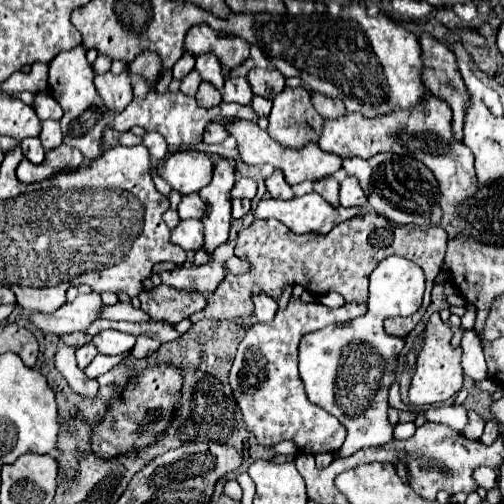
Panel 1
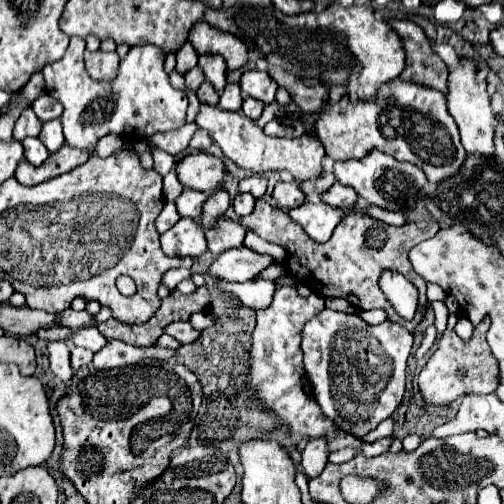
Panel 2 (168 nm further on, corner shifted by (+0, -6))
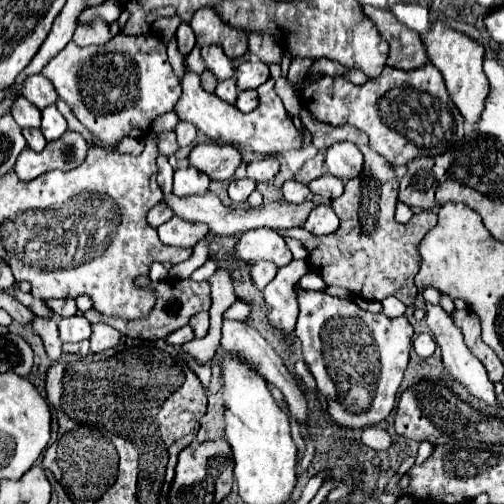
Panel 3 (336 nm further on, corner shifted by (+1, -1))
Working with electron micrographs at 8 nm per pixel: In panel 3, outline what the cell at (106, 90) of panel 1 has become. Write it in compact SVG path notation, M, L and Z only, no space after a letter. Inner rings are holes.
M92 18L90 24L82 24L76 28L72 42L78 46L90 46L90 44L104 44L112 38L110 26L102 18Z

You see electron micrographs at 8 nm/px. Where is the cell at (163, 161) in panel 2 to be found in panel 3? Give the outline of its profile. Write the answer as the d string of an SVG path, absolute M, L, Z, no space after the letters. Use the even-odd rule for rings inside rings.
M158 156L158 186L162 188L164 194L172 192L172 174L174 174L174 168L168 164L168 158Z

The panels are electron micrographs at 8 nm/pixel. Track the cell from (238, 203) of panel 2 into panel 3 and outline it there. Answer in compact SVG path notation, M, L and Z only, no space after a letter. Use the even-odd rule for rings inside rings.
M242 178L242 180L232 180L230 188L228 188L228 196L232 198L232 202L246 202L246 198L256 190L256 182L250 178Z

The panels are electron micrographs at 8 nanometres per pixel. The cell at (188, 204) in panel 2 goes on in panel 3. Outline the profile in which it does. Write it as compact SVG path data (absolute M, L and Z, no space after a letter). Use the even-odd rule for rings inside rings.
M184 166L178 168L174 172L174 194L178 196L192 196L192 194L202 194L208 190L210 178L206 178L206 174L194 170L192 166Z

